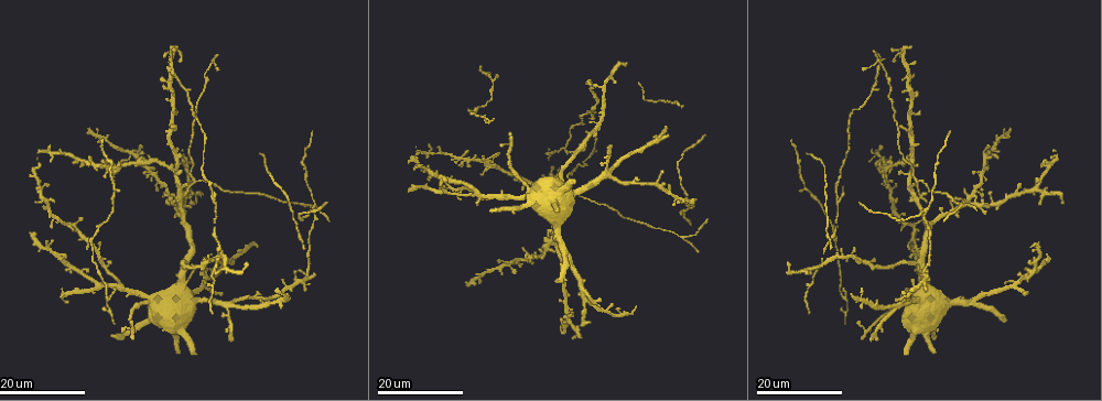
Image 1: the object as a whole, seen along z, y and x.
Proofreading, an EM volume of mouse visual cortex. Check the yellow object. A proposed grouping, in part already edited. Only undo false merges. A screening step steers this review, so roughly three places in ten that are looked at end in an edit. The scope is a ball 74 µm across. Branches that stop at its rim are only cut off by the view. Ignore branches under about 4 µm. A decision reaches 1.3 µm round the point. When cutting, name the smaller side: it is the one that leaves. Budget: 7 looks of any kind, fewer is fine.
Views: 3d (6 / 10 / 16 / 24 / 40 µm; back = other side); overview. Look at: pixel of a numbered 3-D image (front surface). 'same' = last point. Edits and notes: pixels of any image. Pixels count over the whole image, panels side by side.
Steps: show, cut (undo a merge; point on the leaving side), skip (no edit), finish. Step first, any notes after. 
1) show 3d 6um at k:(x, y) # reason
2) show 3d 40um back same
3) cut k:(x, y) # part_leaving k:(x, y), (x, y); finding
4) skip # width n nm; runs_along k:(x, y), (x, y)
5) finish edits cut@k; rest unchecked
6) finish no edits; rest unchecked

show 3d 24um at 1:(305, 205) # side arm on a straight run

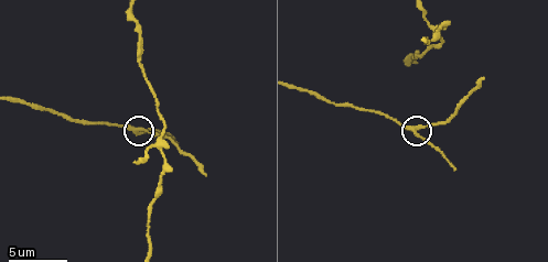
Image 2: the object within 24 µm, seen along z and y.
show 3d 10um at 2:(136, 131)

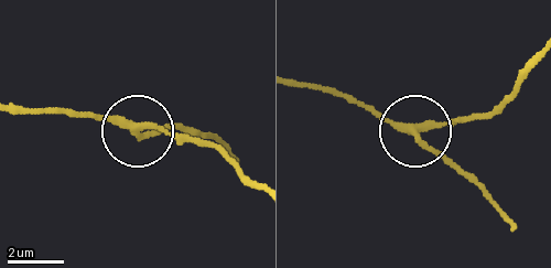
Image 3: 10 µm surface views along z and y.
show 3d 10um back at 3:(419, 131) # from behind

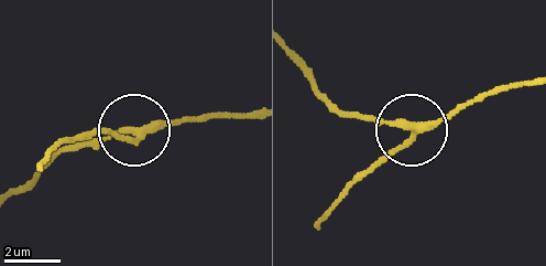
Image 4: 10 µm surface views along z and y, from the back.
skip # arms 3; continuous, no second neuron

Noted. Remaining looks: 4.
show 3d 10um at 2:(434, 24) # four arms meet

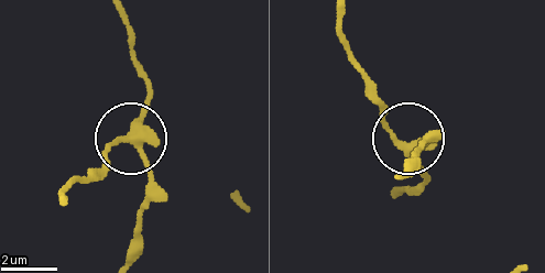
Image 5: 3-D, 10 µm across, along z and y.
show 3d 6um at 5:(403, 144)

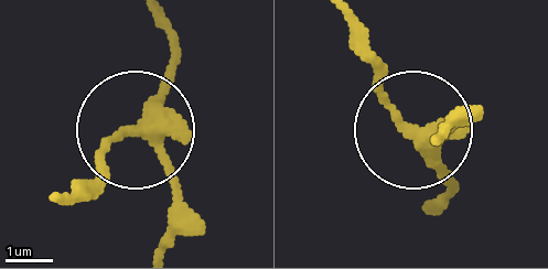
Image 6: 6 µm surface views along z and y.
skip # arms 4; runs_along 6:(162, 243), (170, 183), (142, 124), (167, 88), (170, 44); continuous, no second neuron

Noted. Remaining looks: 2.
show 3d 16um at 1:(211, 273)

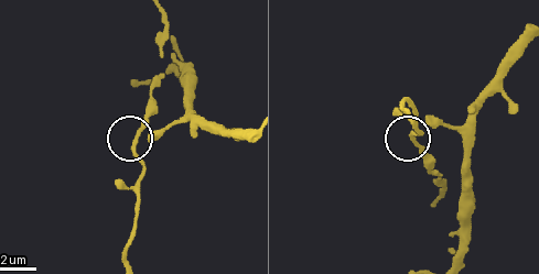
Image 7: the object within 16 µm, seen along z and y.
show 3d 10um at 7:(413, 141) # zoom in

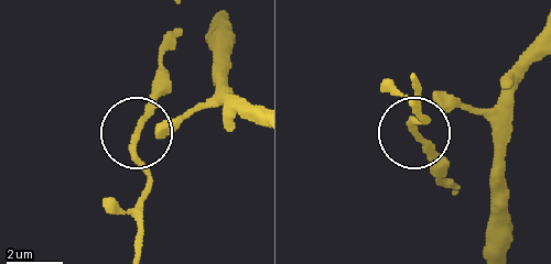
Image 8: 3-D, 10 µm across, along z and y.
skip # arms 3; runs_along 8:(489, 249), (494, 128), (440, 107), (411, 133), (425, 121); all the same neuron

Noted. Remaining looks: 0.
finish no edits; rest unchecked

